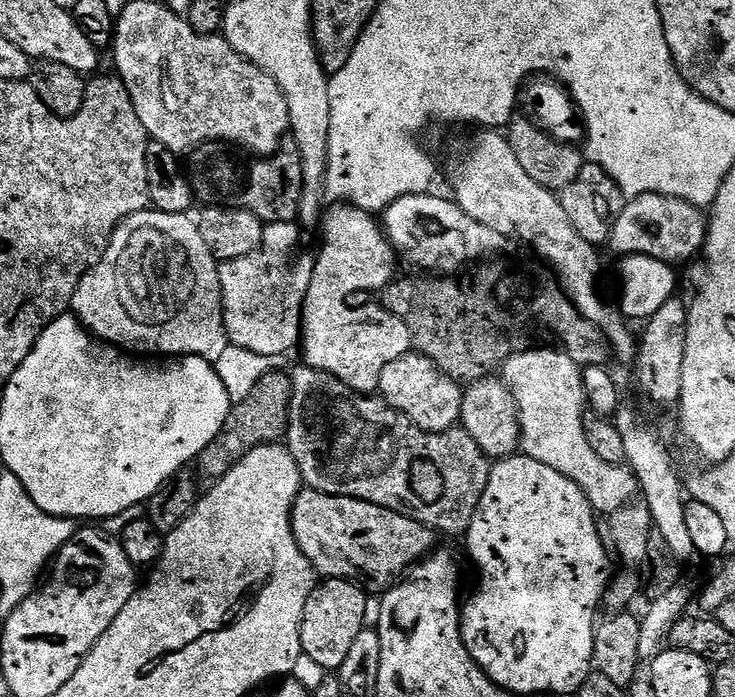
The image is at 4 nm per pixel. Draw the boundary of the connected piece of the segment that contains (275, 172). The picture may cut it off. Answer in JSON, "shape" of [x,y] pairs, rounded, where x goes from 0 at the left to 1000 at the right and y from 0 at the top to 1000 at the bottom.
{"shape":[[[388,198],[374,222],[348,228],[303,204],[284,204],[265,214],[259,227],[261,231],[254,231],[253,251],[261,263],[263,283],[271,291],[273,287],[273,294],[335,301],[365,324],[396,321],[407,311],[414,245],[403,201]]]}

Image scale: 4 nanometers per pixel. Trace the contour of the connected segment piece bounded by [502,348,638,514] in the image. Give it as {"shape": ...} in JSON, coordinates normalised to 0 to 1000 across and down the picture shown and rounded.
{"shape":[[[724,499],[720,505],[698,504],[683,524],[684,534],[683,549],[697,564],[702,600],[707,605],[707,643],[712,653],[727,657],[727,663],[743,663],[743,669],[748,669],[748,674],[759,674],[759,680],[770,680],[776,692],[781,692],[793,703],[812,736],[831,737],[852,726],[867,710],[865,683],[859,671],[849,666],[819,663],[819,657],[808,651],[803,634],[797,634],[795,615],[797,575],[790,524],[784,522],[781,514],[776,514],[765,502],[756,501],[755,505],[751,499]]]}

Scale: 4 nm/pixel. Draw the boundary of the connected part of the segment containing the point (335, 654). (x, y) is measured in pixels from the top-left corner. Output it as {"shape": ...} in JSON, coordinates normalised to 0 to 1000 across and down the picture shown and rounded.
{"shape":[[[437,831],[422,858],[416,858],[416,875],[411,875],[410,937],[433,950],[442,966],[452,967],[461,961],[473,934],[479,931],[479,923],[501,895],[502,859],[502,851],[480,834]]]}

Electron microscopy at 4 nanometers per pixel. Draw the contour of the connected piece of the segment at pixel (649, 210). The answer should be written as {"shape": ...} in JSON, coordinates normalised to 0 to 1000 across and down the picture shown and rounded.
{"shape":[[[873,278],[859,283],[850,291],[841,319],[835,319],[835,330],[830,336],[827,350],[844,370],[883,367],[895,370],[895,376],[927,382],[925,379],[931,377],[935,380],[939,370],[951,363],[958,350],[959,331],[961,321],[955,314],[954,300],[916,281]]]}

